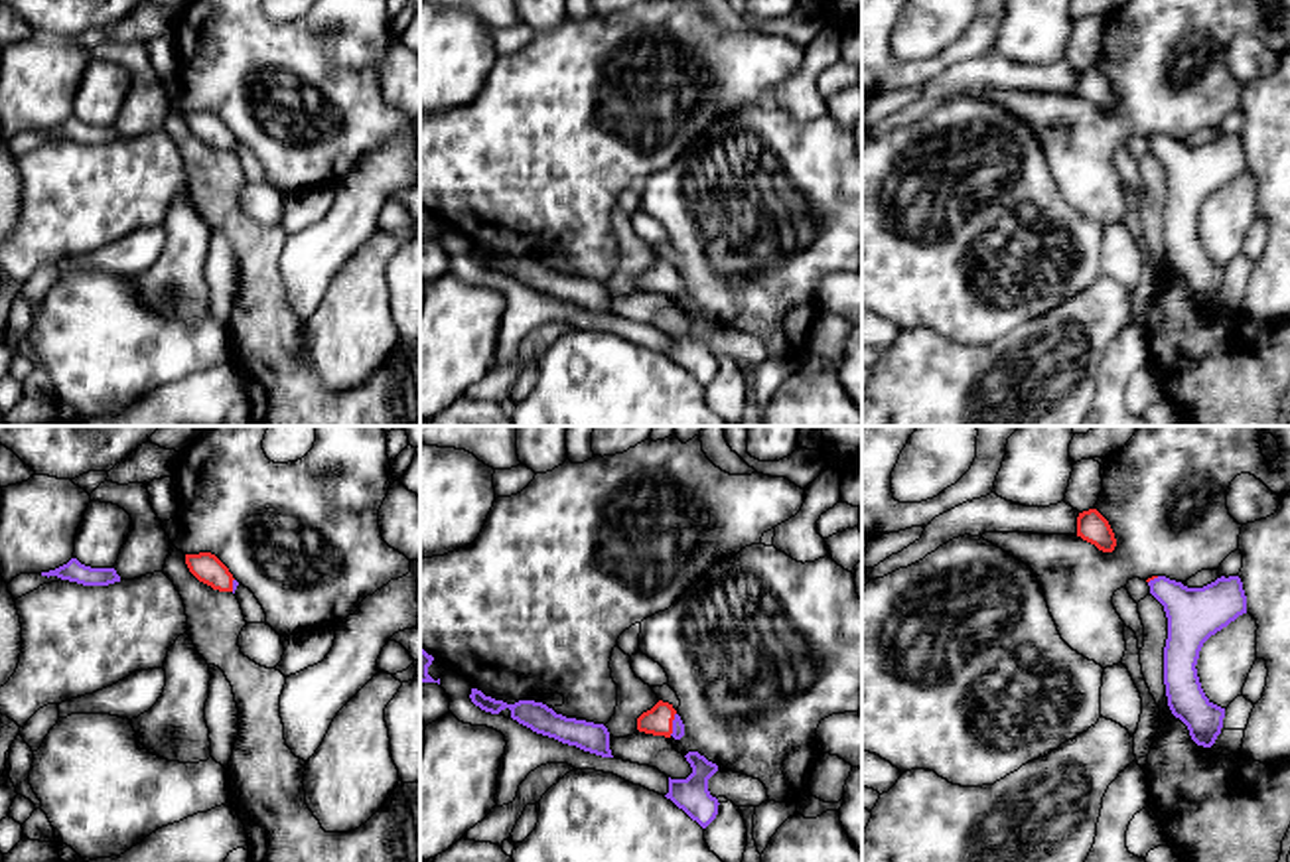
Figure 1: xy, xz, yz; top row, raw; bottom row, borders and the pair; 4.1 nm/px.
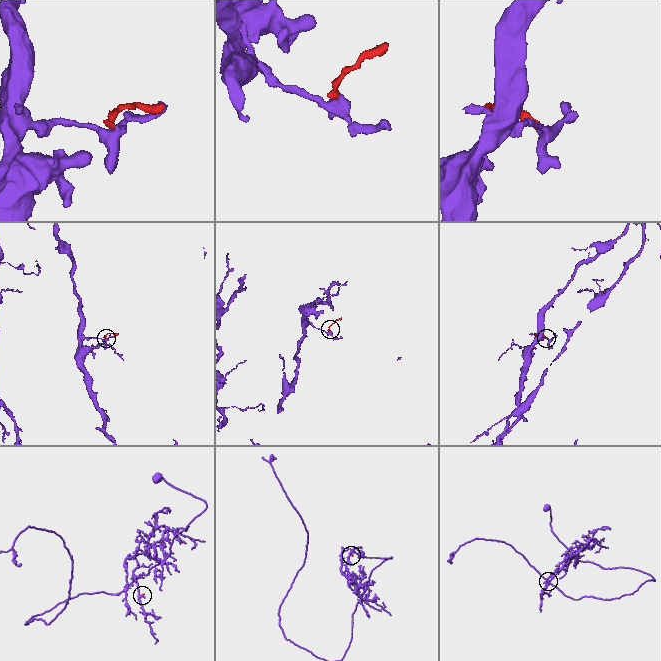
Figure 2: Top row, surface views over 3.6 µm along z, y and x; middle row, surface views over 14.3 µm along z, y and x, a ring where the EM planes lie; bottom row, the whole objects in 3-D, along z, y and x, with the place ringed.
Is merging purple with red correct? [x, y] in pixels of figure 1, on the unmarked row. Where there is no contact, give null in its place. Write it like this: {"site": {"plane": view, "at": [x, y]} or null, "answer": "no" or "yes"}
{"site": {"plane": "xz", "at": [673, 283]}, "answer": "yes"}

